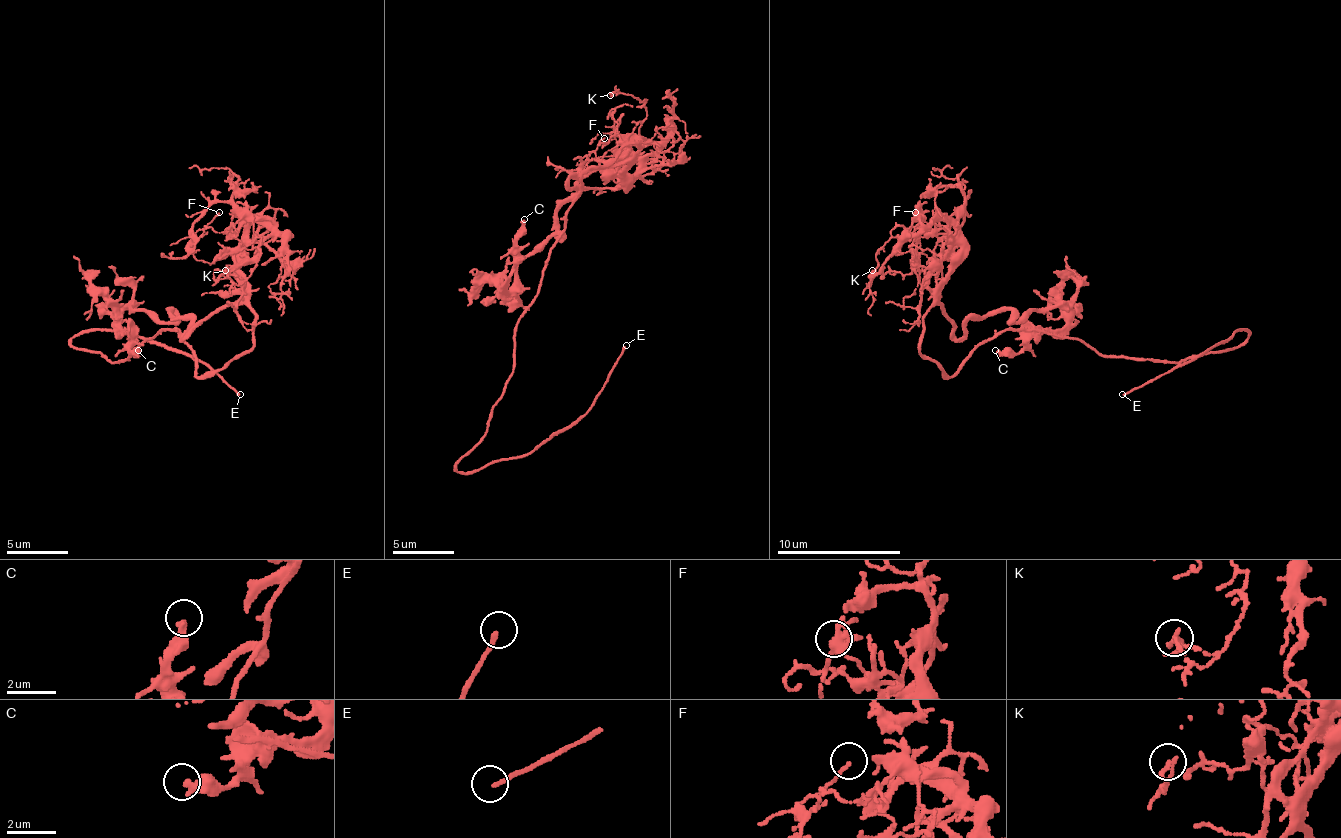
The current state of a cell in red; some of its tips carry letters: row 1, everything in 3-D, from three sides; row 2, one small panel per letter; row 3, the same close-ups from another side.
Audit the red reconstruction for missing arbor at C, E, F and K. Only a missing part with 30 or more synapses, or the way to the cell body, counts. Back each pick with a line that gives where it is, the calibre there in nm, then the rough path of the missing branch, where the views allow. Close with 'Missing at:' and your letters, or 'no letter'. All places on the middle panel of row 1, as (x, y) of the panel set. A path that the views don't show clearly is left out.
E: at (626, 345); 140 nm thick; missing branch runs (626, 345), (635, 308), (660, 280), (669, 237), (663, 231)
Missing at: E

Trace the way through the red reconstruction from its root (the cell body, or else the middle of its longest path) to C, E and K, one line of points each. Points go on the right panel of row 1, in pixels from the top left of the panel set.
C: (1085, 344), (1010, 326), (1041, 307), (1063, 307), (1066, 323), (1038, 332), (1017, 354), (995, 350)
E: (1085, 344), (1106, 357), (1180, 363), (1233, 350), (1248, 332), (1239, 329), (1189, 363), (1122, 394)
K: (1085, 344), (1014, 329), (1007, 310), (958, 326), (918, 267), (912, 227), (878, 252), (872, 270)

